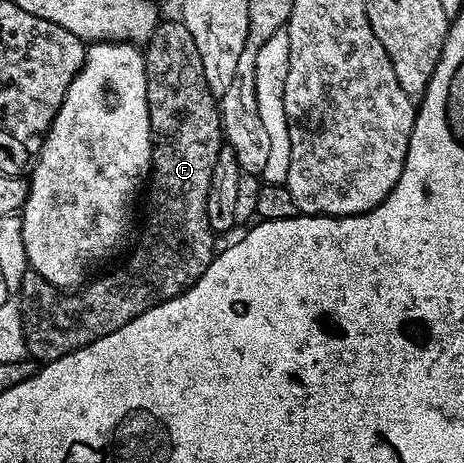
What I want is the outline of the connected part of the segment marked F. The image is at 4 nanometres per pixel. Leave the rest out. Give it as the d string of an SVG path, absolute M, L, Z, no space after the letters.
M159 21L144 53L152 140L152 173L148 179L150 195L146 198L146 227L143 228L130 259L119 270L96 279L94 283L91 281L83 285L77 292L63 292L48 280L41 278L36 271L27 269L24 280L16 292L16 301L21 316L22 335L26 341L26 353L31 359L63 358L64 355L79 350L81 346L95 342L100 336L116 332L116 328L124 328L128 320L148 312L148 308L156 304L180 296L189 286L196 284L196 280L205 272L215 256L216 235L208 224L206 193L208 180L212 180L212 164L216 164L218 153L224 145L219 103L216 101L216 95L208 88L208 80L204 80L204 64L200 64L196 40L192 40L192 32L188 32L182 21Z

